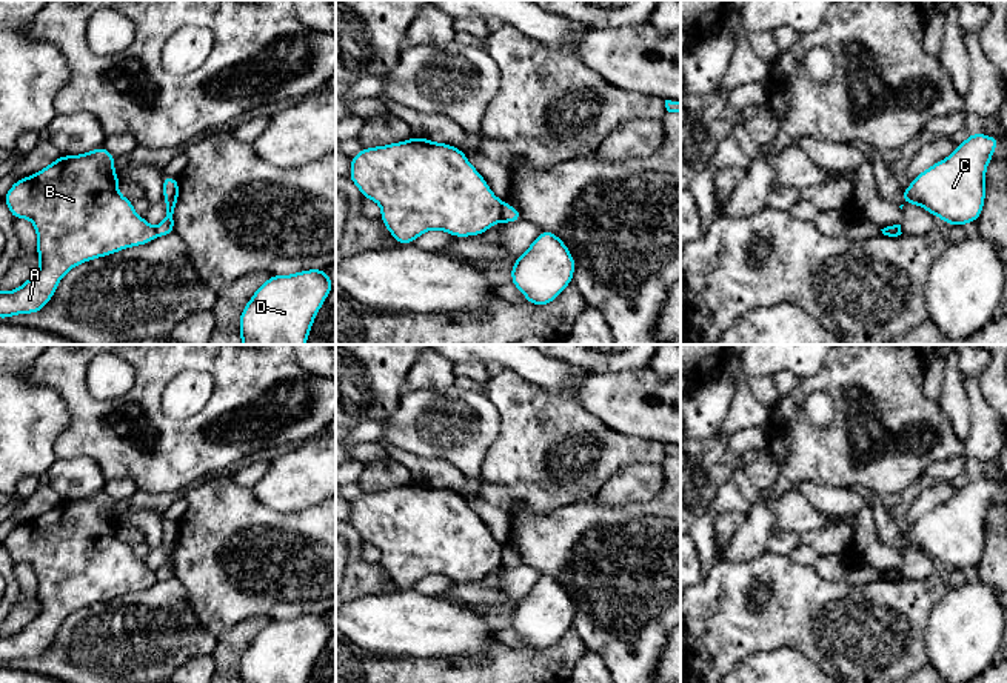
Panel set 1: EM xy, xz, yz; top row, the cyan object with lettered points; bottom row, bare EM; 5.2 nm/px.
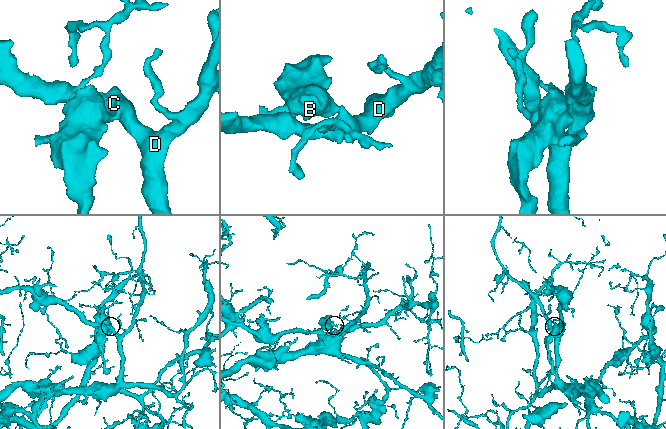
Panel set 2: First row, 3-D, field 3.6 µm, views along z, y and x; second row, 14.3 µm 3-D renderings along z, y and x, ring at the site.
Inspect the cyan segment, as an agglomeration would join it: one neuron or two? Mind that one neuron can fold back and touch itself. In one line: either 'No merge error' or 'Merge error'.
Merge error

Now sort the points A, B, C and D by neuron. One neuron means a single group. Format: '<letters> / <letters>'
A B / C D

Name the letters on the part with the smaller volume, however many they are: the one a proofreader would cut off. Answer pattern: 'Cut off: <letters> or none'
Cut off: A, B

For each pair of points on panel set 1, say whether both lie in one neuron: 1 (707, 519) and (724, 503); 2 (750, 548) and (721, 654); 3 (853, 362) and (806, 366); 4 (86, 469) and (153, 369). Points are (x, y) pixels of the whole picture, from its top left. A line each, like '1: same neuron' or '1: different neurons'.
1: same neuron
2: different neurons
3: different neurons
4: different neurons

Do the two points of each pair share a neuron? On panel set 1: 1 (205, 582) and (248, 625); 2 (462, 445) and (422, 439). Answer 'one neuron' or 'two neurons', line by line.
1: two neurons
2: one neuron

